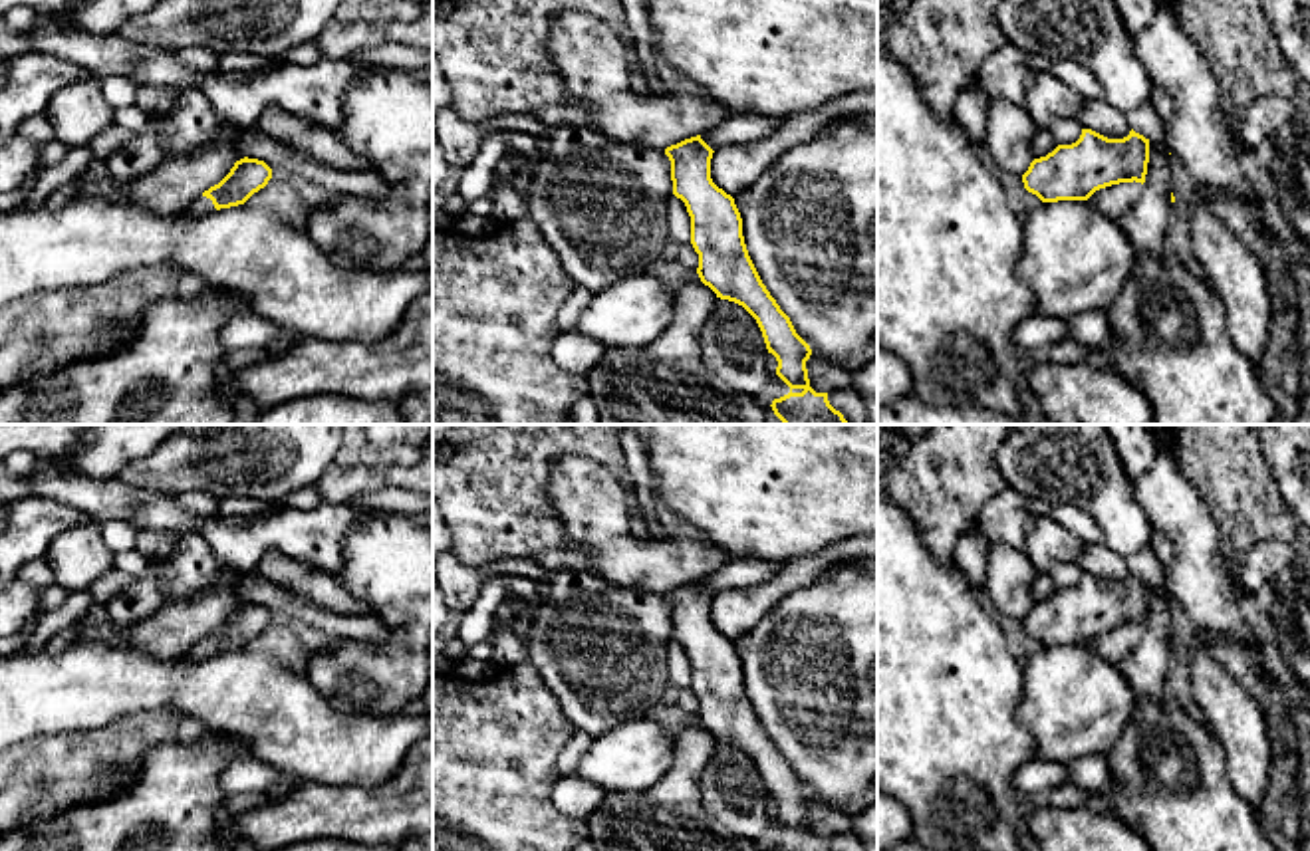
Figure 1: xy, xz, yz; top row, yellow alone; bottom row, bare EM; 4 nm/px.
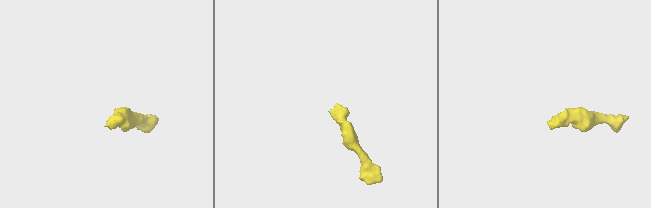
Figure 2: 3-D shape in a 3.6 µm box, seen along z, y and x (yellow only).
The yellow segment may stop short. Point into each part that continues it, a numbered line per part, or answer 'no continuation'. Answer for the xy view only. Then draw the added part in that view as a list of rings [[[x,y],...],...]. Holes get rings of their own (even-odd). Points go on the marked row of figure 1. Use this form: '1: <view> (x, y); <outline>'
1: xy (201, 205); [[[196,196],[191,204],[189,204],[189,208],[187,208],[187,212],[189,214],[196,214],[196,216],[204,216],[204,214],[212,214],[216,208],[214,208],[214,204],[212,204],[212,200],[210,198],[206,198],[206,196]]]

